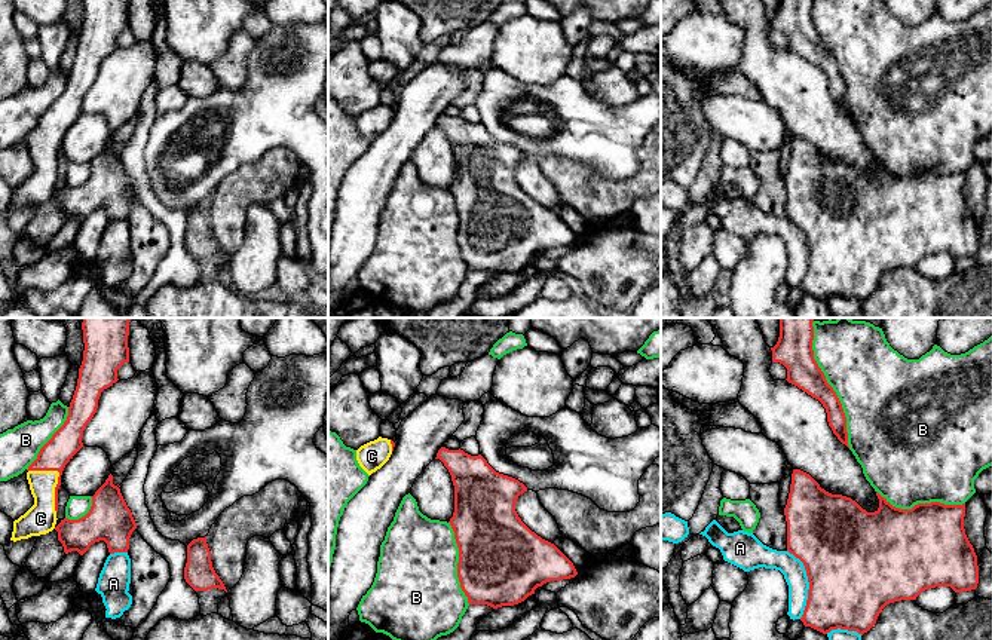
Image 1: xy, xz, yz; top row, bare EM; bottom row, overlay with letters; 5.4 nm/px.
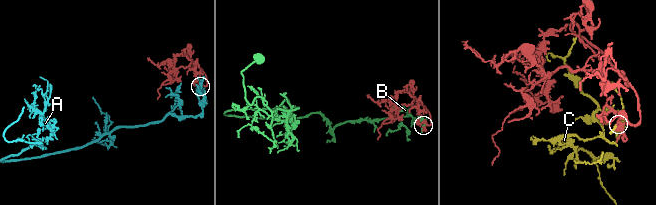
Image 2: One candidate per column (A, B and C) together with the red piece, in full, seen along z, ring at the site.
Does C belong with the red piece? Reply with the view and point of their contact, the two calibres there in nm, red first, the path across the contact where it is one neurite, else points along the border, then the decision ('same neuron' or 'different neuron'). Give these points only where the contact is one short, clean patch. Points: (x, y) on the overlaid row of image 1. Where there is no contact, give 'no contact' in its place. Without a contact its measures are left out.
xy (58, 477) | 160/170 nm | same neuron

